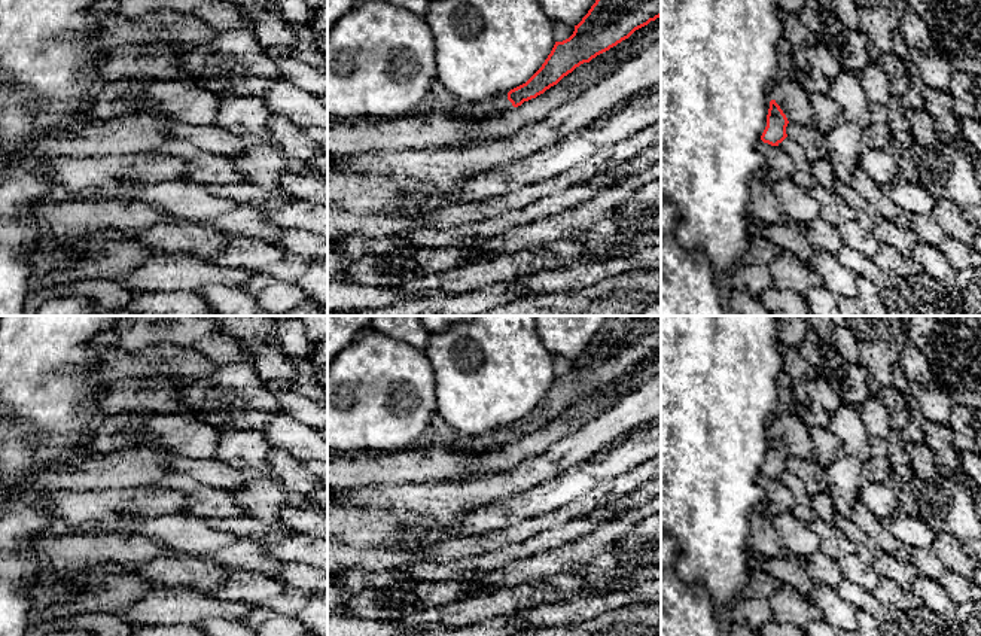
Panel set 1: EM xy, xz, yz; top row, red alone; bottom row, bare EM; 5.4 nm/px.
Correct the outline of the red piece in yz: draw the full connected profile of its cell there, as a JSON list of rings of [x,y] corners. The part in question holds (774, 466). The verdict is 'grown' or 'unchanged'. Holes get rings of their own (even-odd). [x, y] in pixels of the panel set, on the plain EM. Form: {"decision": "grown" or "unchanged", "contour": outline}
{"decision": "unchanged", "contour": [[[776,433],[770,435],[770,442],[767,448],[767,460],[761,469],[764,477],[771,480],[779,480],[786,471],[786,460],[789,454]]]}

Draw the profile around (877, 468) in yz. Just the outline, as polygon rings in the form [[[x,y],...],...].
[[[871,438],[869,459],[863,463],[863,480],[871,483],[887,483],[893,474],[893,465],[889,460],[887,438]]]

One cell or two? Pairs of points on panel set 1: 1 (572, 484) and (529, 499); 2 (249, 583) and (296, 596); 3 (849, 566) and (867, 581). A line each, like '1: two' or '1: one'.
1: one
2: one
3: one

